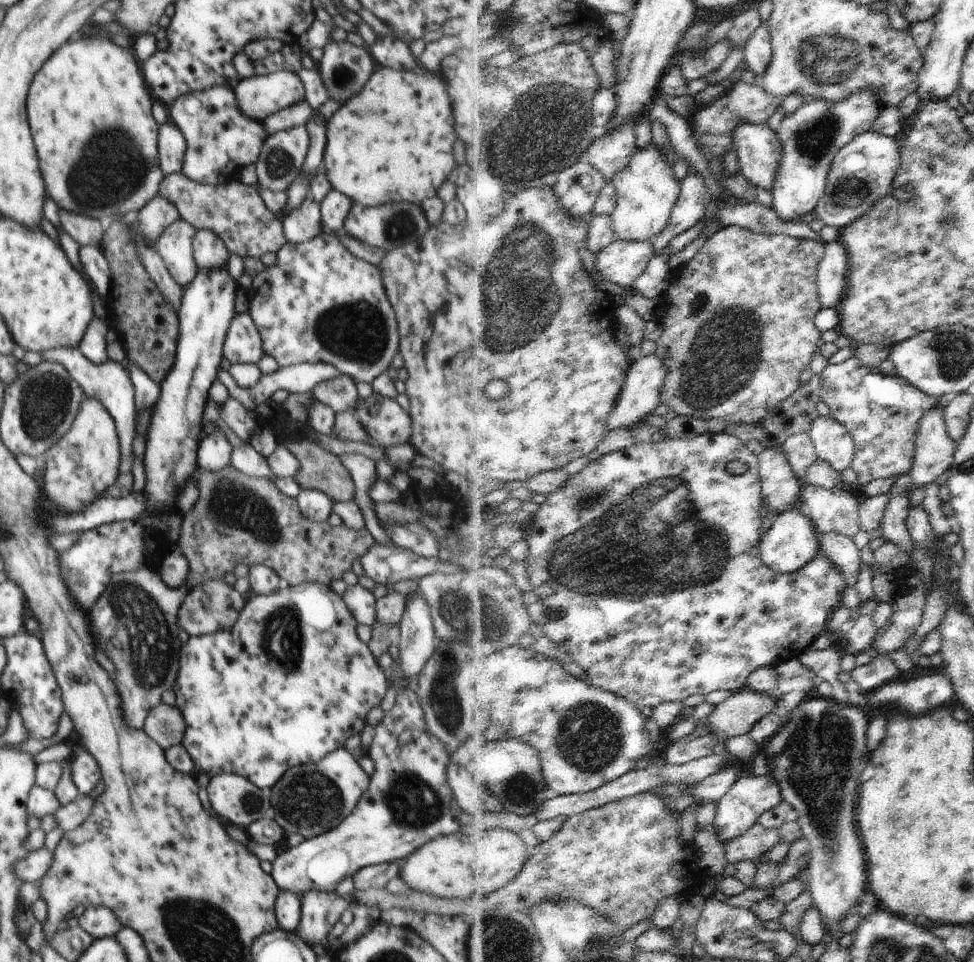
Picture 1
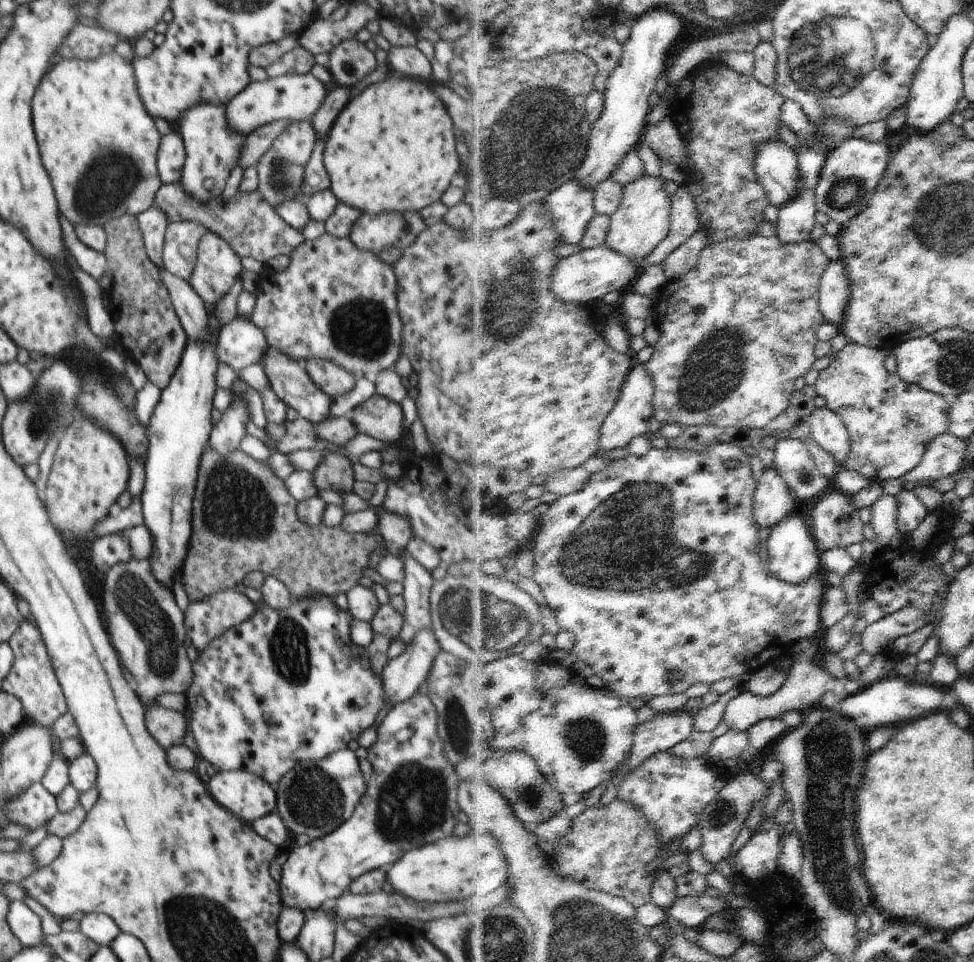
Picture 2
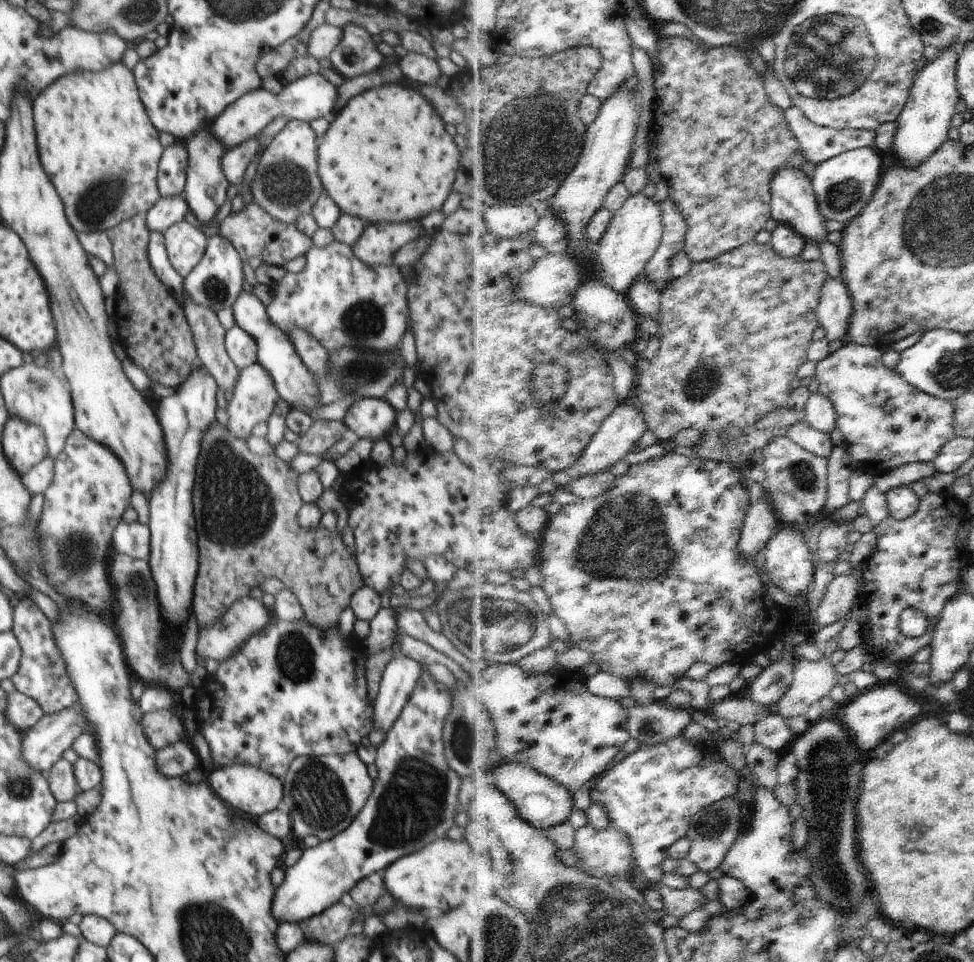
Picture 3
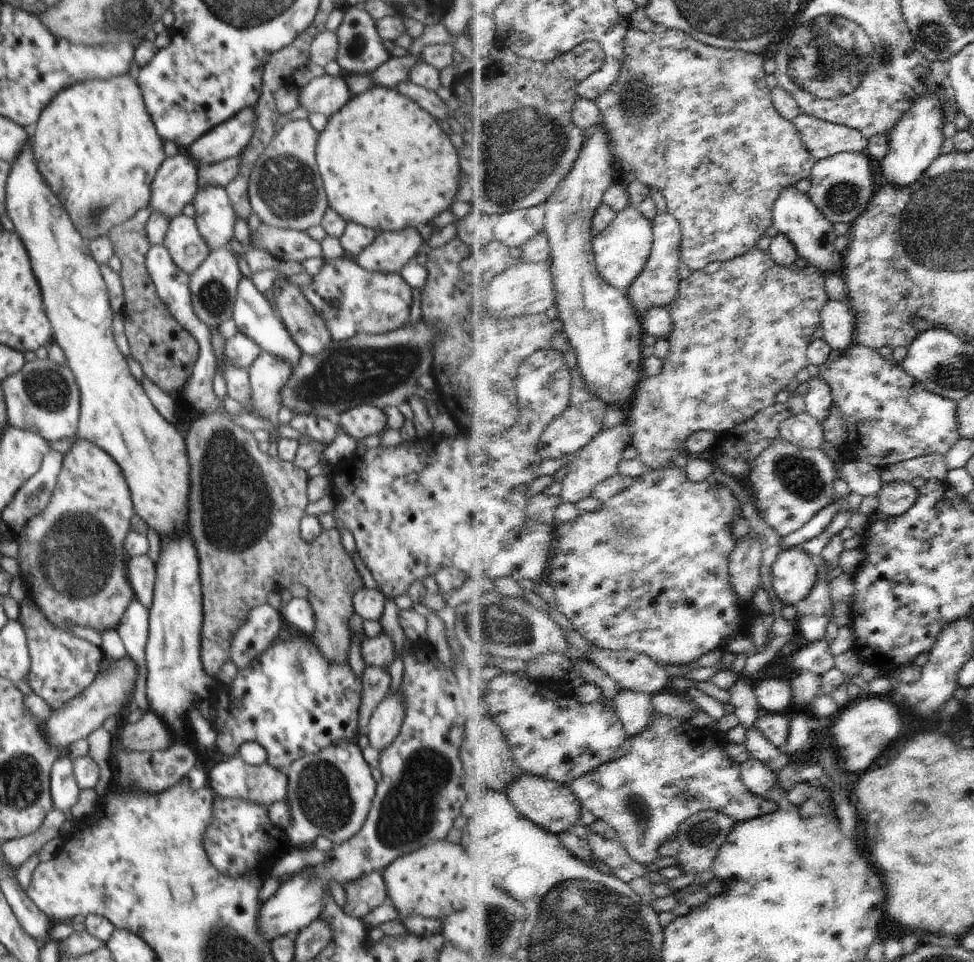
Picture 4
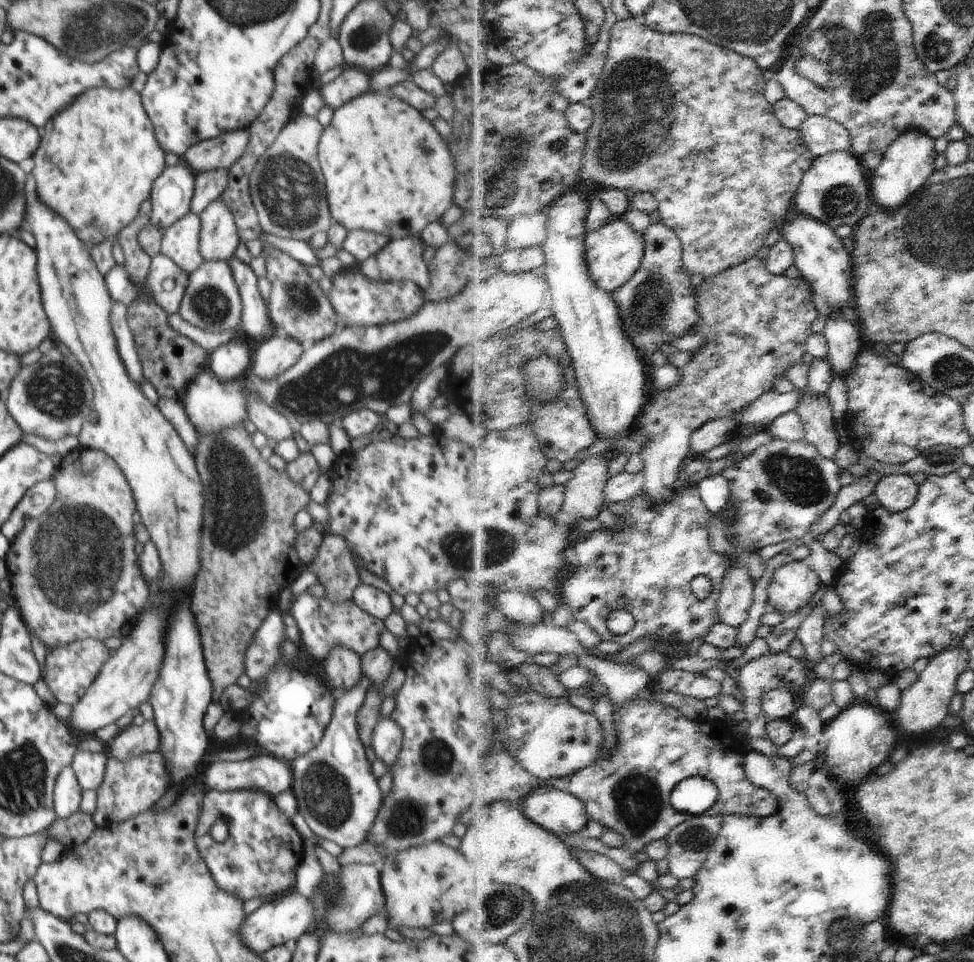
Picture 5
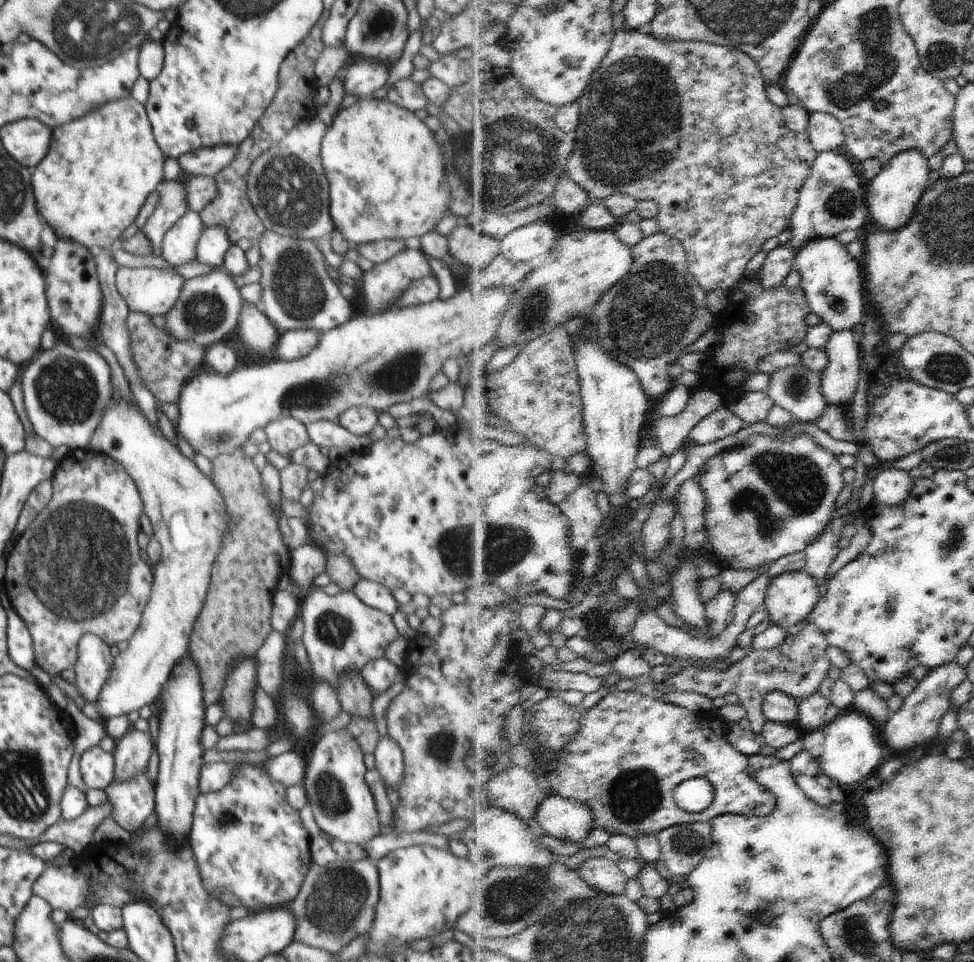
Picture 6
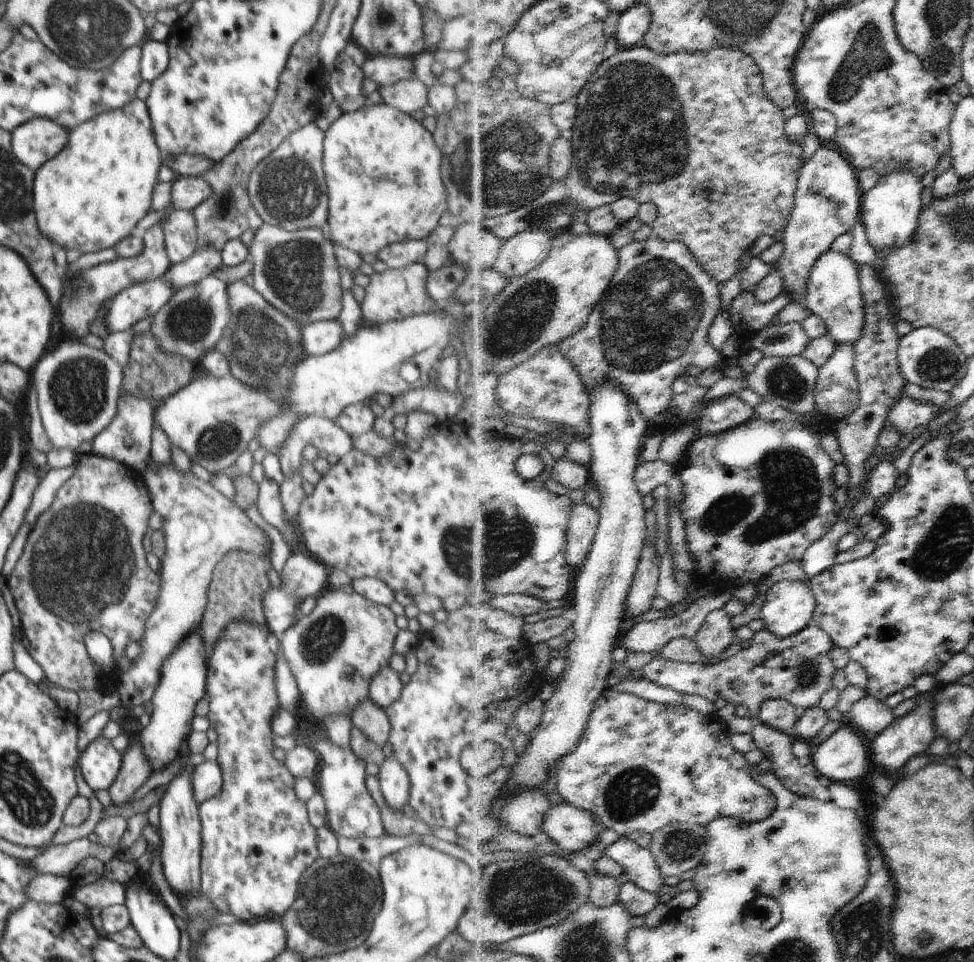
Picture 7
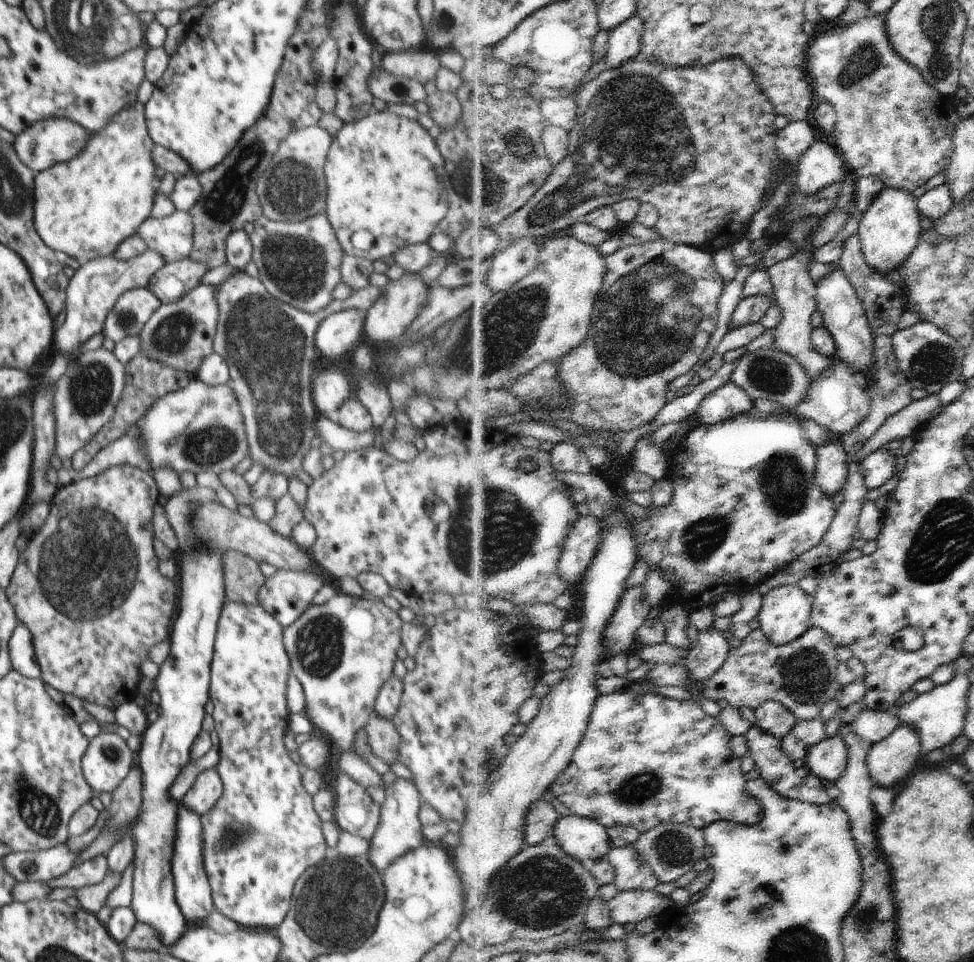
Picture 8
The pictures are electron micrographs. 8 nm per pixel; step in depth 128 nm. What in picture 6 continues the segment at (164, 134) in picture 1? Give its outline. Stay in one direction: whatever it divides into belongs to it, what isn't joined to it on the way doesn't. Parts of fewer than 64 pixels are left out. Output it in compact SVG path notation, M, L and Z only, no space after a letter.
M184 176L174 181L164 180L158 187L159 201L157 207L141 228L152 245L152 255L162 256L164 235L189 209L183 181Z

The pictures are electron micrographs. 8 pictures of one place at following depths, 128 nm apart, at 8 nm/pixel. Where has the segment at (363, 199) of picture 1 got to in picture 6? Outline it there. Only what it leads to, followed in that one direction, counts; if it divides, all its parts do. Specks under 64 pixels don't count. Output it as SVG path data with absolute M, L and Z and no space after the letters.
M360 99L353 106L342 109L334 118L331 126L326 129L326 134L321 142L322 166L329 184L329 211L333 220L334 230L338 231L350 244L351 247L368 245L374 241L384 239L414 238L424 236L435 230L439 220L449 212L451 202L451 188L445 171L444 155L442 152L441 136L435 135L423 120L418 119L413 112L391 103L384 99Z

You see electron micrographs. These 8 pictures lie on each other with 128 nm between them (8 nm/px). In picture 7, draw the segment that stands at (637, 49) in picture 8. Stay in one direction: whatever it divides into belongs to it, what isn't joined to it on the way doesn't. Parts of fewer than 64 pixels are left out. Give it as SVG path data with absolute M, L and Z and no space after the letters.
M646 1L624 13L616 33L618 51L627 51L644 44L652 23L653 12Z

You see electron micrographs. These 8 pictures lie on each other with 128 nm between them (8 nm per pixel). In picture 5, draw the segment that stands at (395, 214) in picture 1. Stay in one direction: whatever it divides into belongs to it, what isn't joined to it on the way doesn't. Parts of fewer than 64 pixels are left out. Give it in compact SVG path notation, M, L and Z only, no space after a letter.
M419 236L391 240L378 254L366 259L360 266L360 272L374 282L413 281L425 292L431 284L429 268L422 259L425 244Z

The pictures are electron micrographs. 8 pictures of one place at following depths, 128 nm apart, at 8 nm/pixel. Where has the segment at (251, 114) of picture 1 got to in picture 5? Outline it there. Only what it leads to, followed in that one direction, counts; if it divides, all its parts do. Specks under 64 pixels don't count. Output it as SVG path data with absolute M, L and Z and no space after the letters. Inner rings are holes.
M346 66L334 81L320 85L326 105L336 110L353 98L372 91L370 77L371 74L362 69ZM248 129L230 131L192 145L182 156L195 174L229 169L244 154L249 143Z

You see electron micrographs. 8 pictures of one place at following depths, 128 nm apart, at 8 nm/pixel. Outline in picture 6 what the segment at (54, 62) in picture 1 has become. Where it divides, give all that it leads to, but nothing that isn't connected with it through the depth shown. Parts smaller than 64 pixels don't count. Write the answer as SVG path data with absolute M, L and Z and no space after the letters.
M131 96L107 102L82 118L53 129L51 148L31 175L37 211L60 239L81 244L91 252L110 250L119 244L122 232L135 222L148 195L164 182L162 154L145 105Z

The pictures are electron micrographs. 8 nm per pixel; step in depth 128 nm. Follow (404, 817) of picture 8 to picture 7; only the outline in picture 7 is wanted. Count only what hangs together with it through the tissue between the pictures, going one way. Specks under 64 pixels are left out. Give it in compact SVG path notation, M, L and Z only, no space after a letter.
M392 756L386 758L385 761L379 766L379 789L384 795L385 801L392 810L403 813L402 808L409 804L409 792L410 792L410 779L408 773L404 770L404 767Z

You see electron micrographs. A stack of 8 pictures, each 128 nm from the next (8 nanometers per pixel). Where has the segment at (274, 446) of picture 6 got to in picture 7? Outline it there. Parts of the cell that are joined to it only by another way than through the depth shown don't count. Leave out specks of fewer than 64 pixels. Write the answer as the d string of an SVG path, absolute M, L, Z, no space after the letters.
M316 415L301 417L278 454L283 475L288 479L300 474L302 450L308 444L339 457L354 448L352 436L332 419Z

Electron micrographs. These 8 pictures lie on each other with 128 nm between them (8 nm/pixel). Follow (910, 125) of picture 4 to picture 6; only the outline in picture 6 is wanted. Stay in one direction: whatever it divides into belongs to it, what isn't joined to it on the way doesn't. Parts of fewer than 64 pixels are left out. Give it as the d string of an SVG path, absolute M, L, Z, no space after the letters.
M912 149L884 165L884 170L871 182L867 193L870 221L885 231L901 231L915 220L917 206L929 182L931 168L928 158Z

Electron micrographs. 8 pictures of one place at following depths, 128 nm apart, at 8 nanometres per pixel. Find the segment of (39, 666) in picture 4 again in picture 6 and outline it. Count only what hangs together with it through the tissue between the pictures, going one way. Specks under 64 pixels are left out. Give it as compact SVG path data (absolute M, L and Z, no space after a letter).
M83 634L77 646L76 688L88 702L97 702L114 664L110 646L95 634Z

